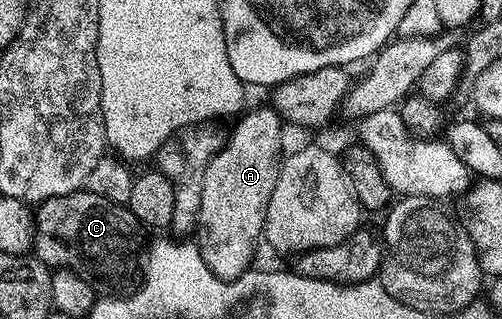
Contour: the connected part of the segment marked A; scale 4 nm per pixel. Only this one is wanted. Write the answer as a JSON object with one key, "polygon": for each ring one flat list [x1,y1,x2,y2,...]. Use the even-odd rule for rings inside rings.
{"polygon":[[271,107,252,109,227,134,224,146,214,155,206,167,206,179,202,179,202,203,200,214,196,217,195,236,200,236,198,248,206,267,218,279,233,281,249,272,256,244,261,244,266,207,270,207,270,195,274,195,274,183,278,183,282,152,280,153,280,125,282,118]]}

